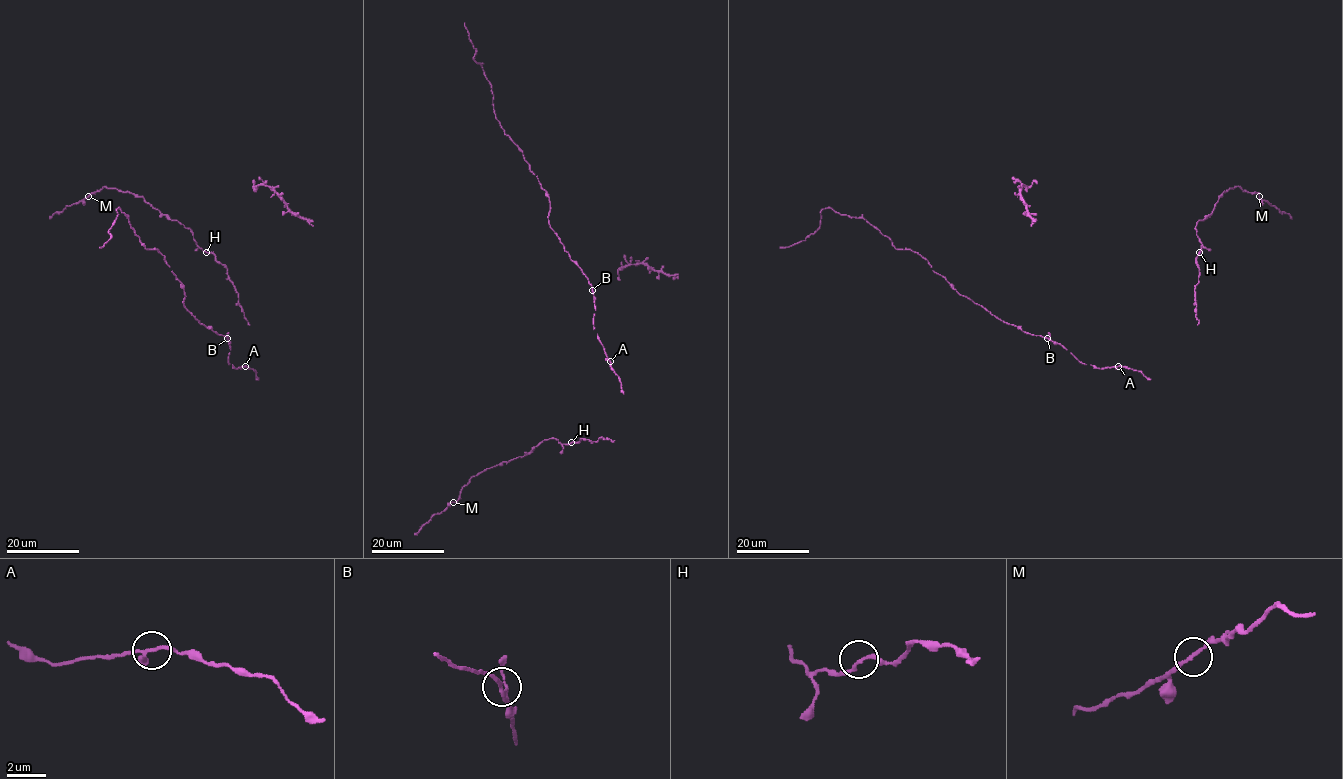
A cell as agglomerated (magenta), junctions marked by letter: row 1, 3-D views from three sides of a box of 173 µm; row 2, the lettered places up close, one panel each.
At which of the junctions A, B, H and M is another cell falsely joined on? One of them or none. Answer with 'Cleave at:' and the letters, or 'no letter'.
Cleave at: no letter

